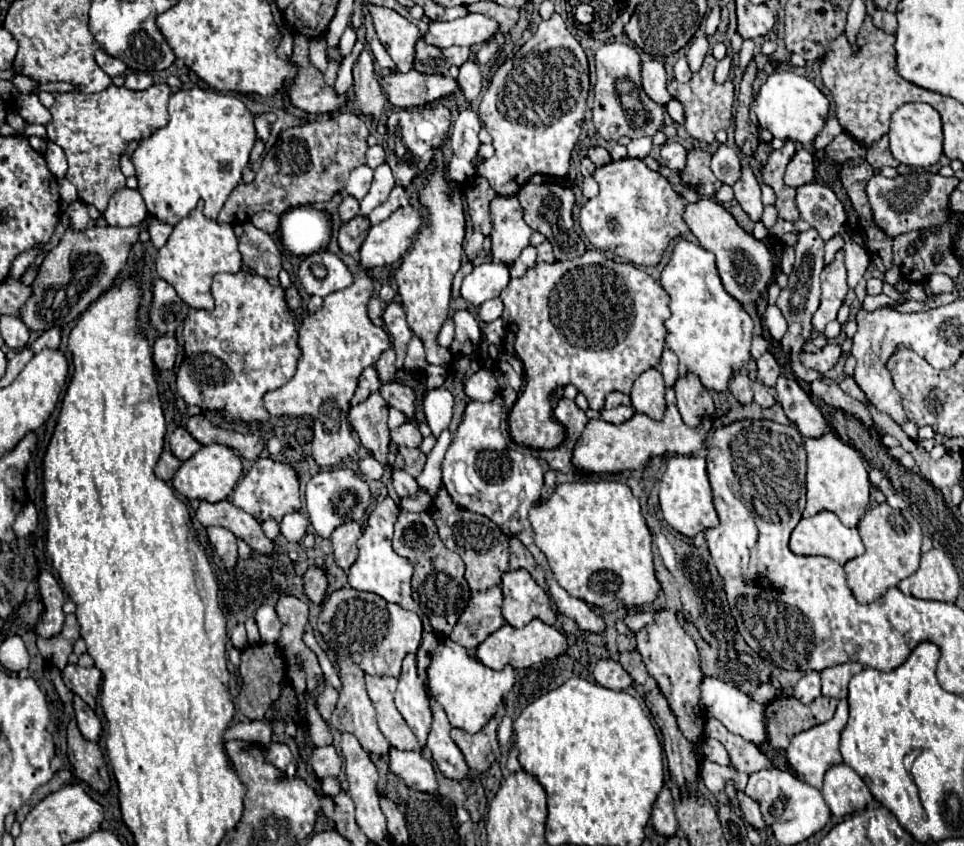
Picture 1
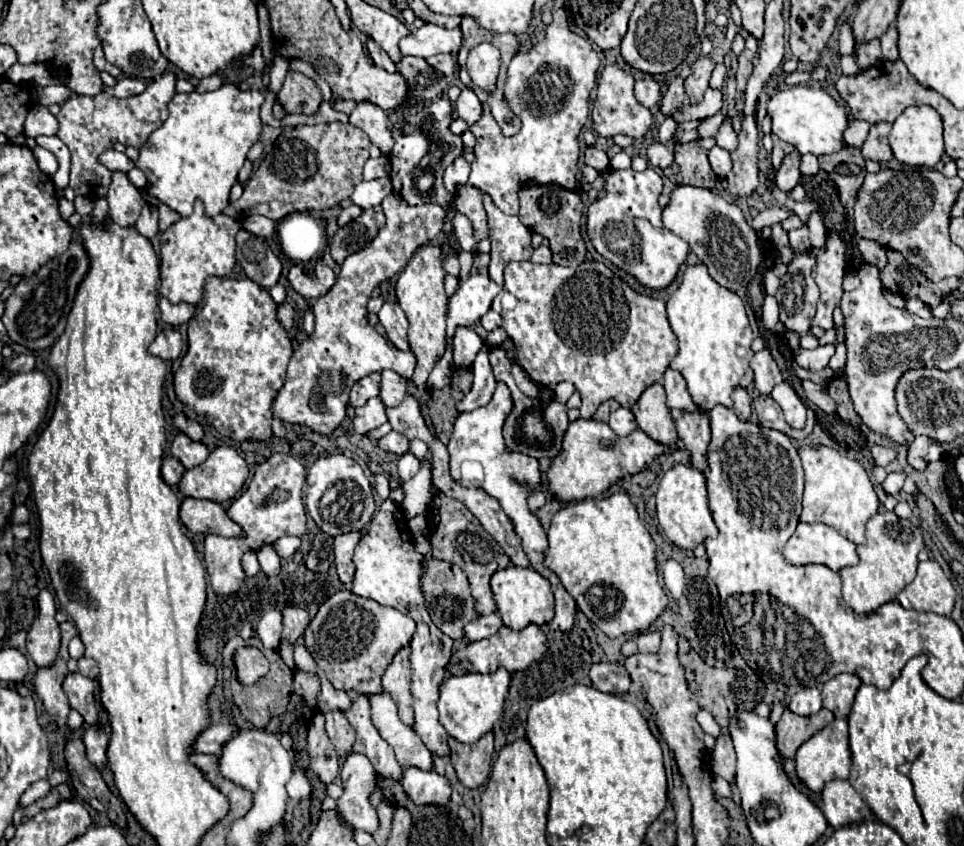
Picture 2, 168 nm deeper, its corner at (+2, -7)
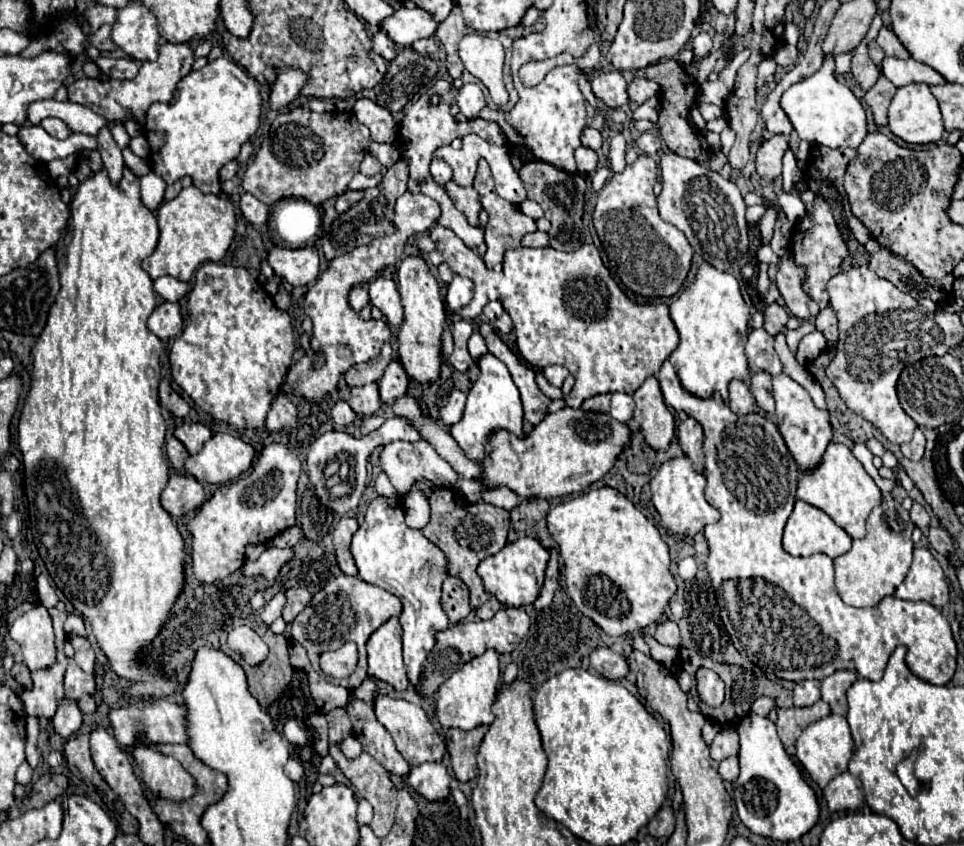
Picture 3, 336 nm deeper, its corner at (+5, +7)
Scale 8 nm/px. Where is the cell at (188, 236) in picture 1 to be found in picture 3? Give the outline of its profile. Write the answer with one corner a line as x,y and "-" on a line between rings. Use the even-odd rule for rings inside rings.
189,186
179,192
175,200
163,202
157,210
159,244
155,252
143,260
143,270
155,280
161,276
175,276
183,282
191,280
203,262
219,262
227,254
235,236
235,206
227,196
201,194
199,188

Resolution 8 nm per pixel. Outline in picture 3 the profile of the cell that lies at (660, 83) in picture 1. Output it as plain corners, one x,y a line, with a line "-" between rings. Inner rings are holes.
637,76
631,84
629,84
629,98
631,98
631,102
635,102
635,104
643,104
645,100
649,100
651,96
655,96
655,94
659,94
659,86
655,84
655,82
651,82
649,78
645,78
645,76

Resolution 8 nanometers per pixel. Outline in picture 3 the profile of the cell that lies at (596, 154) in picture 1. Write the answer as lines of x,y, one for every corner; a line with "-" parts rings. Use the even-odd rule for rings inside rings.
585,128
581,134
581,144
591,148
591,150
599,150
601,148
601,134
595,128

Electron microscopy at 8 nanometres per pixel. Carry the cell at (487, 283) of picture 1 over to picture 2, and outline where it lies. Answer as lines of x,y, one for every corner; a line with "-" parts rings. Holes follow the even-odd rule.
484,274
468,276
448,300
448,334
452,336
460,326
474,326
490,310
492,298
500,290
502,286
498,286

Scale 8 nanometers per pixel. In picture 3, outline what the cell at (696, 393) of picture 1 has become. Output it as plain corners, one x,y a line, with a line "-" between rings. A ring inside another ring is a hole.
689,416
687,420
679,422
677,438
679,438
679,446
683,448
685,456
689,456
693,460
695,470
703,472
705,454
703,454
703,428
701,428
701,424

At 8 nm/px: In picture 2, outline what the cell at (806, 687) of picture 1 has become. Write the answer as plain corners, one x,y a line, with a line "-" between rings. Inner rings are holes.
802,688
790,698
788,708
798,716
812,716
822,708
822,698
818,688

